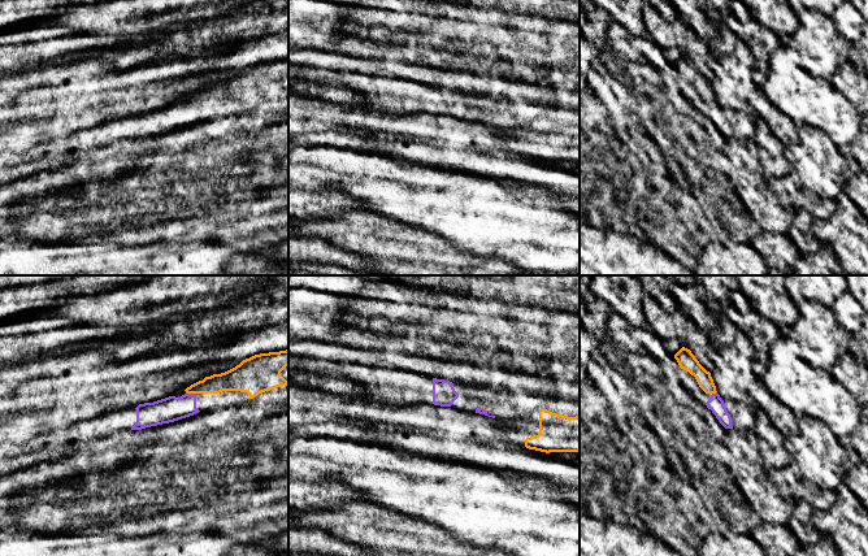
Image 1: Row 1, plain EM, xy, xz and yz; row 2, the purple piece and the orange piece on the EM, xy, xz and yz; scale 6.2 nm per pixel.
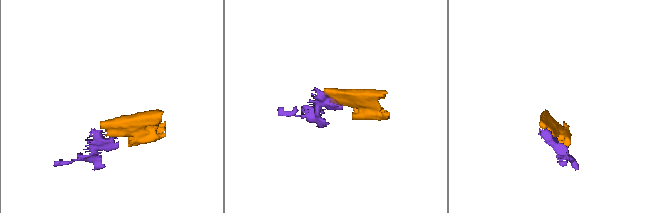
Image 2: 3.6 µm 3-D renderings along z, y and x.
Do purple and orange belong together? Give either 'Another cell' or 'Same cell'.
Same cell

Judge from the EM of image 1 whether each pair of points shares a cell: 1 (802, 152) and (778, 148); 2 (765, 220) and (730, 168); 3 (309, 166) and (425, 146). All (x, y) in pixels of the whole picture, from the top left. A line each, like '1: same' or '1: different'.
1: different
2: same
3: different

